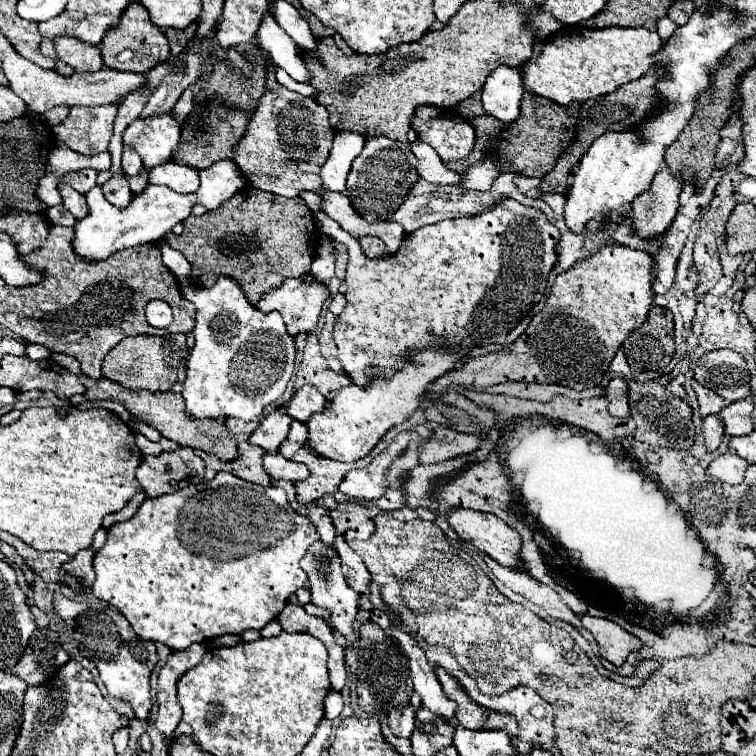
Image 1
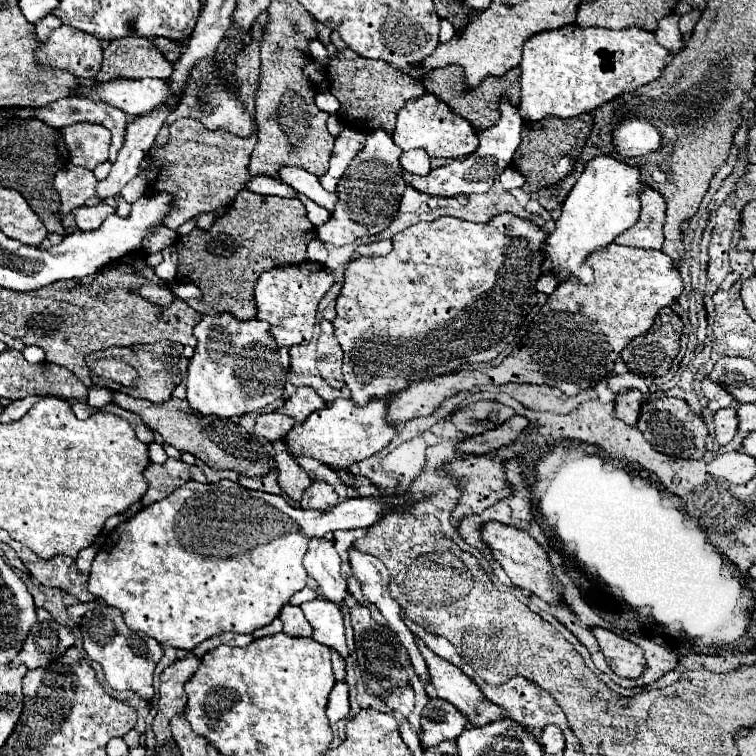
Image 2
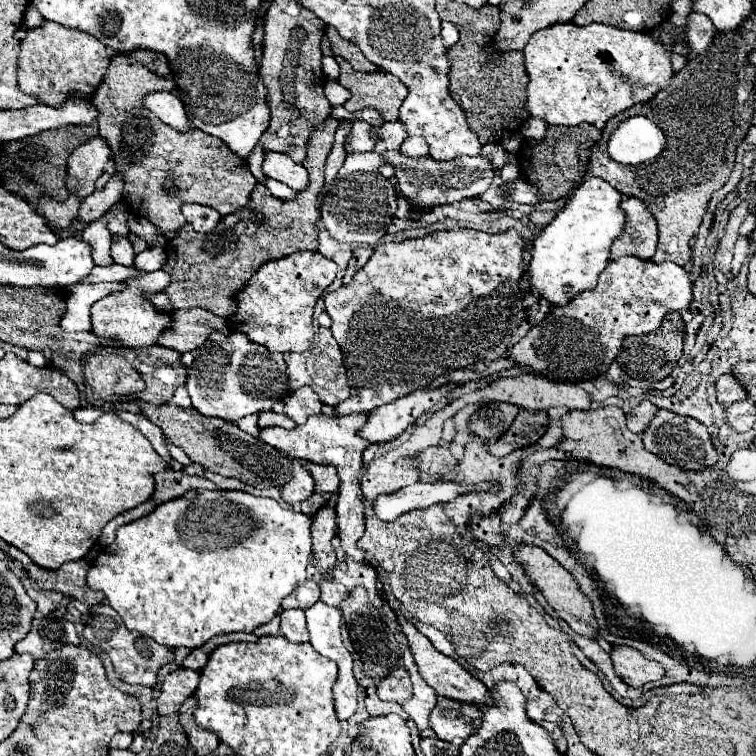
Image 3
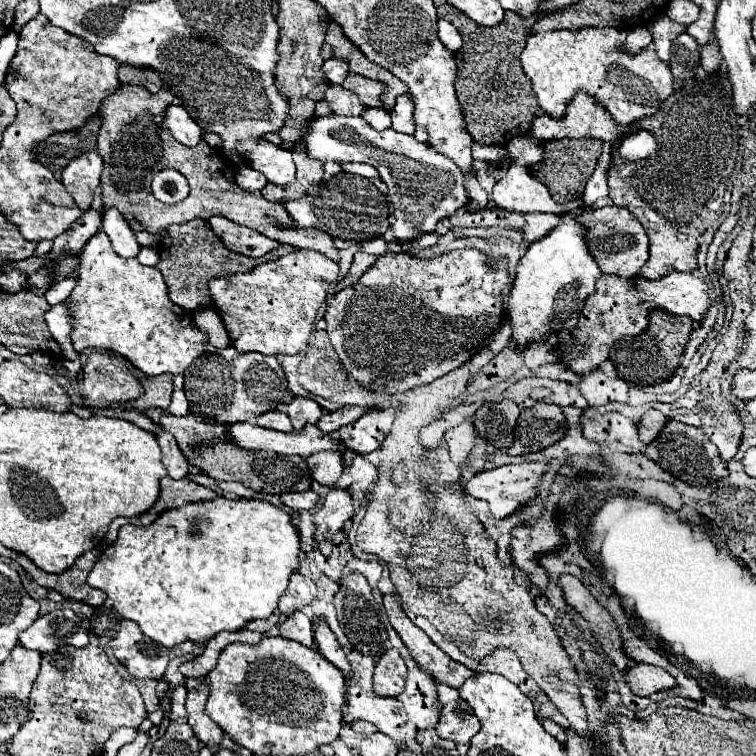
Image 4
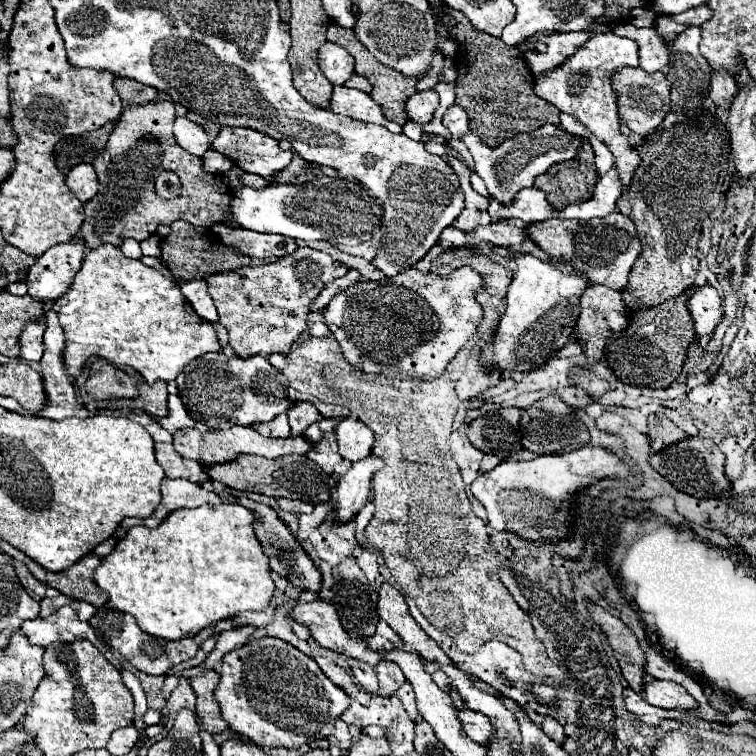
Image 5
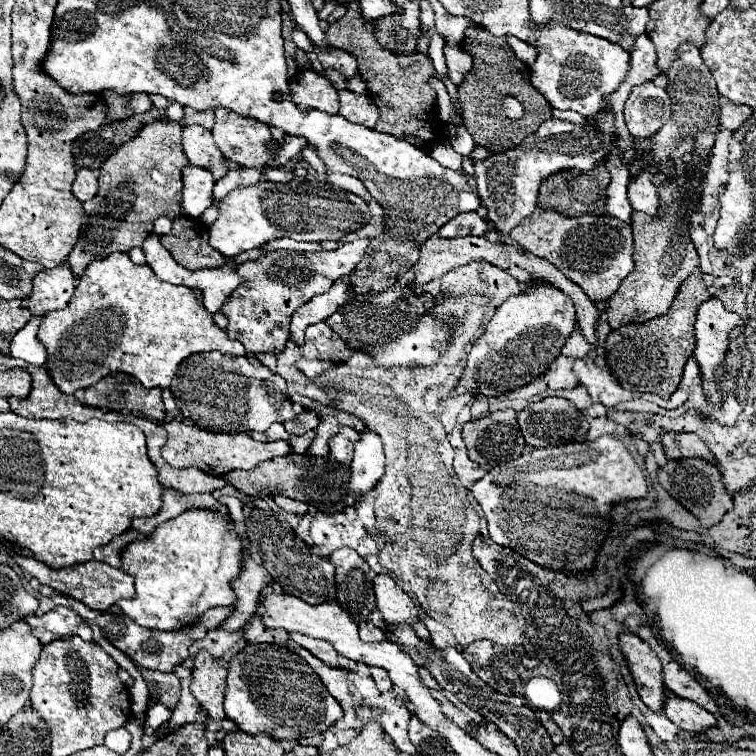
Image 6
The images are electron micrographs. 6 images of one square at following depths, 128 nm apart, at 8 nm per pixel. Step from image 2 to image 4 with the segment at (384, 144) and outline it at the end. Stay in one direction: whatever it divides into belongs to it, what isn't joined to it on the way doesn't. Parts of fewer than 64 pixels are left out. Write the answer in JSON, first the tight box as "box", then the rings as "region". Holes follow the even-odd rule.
{"box":[286,96,412,242],"region":[[[400,96],[394,106],[392,128],[404,134],[412,134],[412,100],[410,96]],[[340,172],[316,188],[308,190],[308,196],[304,200],[292,200],[286,202],[288,214],[294,218],[296,226],[308,226],[308,228],[318,228],[330,236],[342,238],[342,240],[354,240],[354,242],[364,242],[370,238],[380,238],[388,226],[390,226],[390,202],[386,196],[374,186],[364,176],[350,174],[350,172]]]}

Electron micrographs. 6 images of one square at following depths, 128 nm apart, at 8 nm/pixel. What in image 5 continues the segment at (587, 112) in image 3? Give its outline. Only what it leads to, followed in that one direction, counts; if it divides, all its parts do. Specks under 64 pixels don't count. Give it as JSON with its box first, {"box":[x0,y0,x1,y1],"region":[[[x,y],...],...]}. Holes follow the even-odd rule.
{"box":[524,32,670,138],"region":[[[548,32],[538,36],[534,50],[524,54],[534,76],[544,76],[560,68],[578,48],[582,48],[596,32]],[[626,66],[614,72],[612,88],[616,92],[620,120],[624,120],[624,124],[642,138],[656,130],[662,124],[664,116],[670,112],[670,82],[662,72],[646,72],[640,66]]]}

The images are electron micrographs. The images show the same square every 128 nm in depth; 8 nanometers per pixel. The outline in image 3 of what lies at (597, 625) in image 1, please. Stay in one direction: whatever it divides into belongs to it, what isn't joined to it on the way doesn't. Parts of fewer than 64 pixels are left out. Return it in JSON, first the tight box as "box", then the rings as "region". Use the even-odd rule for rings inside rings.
{"box":[610,646,664,688],"region":[[[612,646],[610,658],[614,662],[616,676],[634,688],[640,688],[646,682],[654,682],[664,676],[664,670],[658,662],[644,658],[630,646]]]}

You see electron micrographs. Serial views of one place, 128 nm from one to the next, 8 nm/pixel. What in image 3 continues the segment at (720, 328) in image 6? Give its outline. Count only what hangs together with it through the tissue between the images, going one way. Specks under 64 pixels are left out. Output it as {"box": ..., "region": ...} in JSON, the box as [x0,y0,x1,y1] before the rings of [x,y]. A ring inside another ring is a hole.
{"box":[512,256,692,382],"region":[[[622,256],[618,260],[608,262],[604,272],[598,276],[598,286],[592,290],[584,290],[578,296],[574,296],[566,306],[554,306],[550,308],[546,320],[540,326],[534,326],[514,348],[512,348],[512,358],[514,366],[520,366],[526,372],[534,372],[538,376],[548,378],[550,382],[584,382],[584,380],[594,380],[602,376],[612,360],[618,354],[618,346],[622,344],[624,336],[640,336],[656,330],[662,322],[662,318],[672,312],[672,310],[684,310],[692,302],[692,280],[690,274],[674,264],[674,262],[660,262],[654,264],[652,260],[642,260],[636,256]]]}

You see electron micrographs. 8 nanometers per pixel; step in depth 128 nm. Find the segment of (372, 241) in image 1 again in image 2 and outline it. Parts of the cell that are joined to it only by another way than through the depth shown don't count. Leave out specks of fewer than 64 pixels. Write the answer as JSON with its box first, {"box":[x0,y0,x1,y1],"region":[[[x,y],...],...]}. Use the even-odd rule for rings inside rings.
{"box":[354,240,392,258],"region":[[[378,240],[378,242],[370,242],[370,244],[360,244],[354,250],[354,258],[360,256],[384,256],[388,250],[392,248],[392,240]]]}

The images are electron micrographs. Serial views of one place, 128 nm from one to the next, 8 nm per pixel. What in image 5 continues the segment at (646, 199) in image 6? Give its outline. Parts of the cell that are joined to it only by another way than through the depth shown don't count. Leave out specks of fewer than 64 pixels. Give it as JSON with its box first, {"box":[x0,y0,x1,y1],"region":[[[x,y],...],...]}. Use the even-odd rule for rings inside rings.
{"box":[534,32,640,186],"region":[[[606,32],[606,38],[602,34],[596,34],[592,36],[592,40],[584,44],[584,48],[580,48],[574,54],[574,58],[568,60],[568,64],[564,64],[564,68],[558,68],[556,72],[552,72],[552,76],[538,76],[534,84],[534,92],[540,98],[550,100],[560,112],[574,116],[600,142],[604,142],[614,156],[614,166],[618,170],[620,182],[628,186],[632,172],[640,164],[640,156],[628,144],[628,138],[620,132],[616,96],[610,86],[612,74],[616,72],[616,68],[622,66],[638,66],[638,44],[630,38],[616,36],[614,32]]]}

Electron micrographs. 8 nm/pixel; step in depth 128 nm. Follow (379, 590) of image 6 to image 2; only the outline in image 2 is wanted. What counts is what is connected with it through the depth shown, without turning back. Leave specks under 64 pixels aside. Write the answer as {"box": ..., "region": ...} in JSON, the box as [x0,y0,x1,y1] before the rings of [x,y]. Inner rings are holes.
{"box":[416,638,506,726],"region":[[[416,638],[416,642],[418,642],[418,648],[422,650],[422,656],[424,656],[426,664],[428,664],[430,680],[432,680],[432,686],[434,686],[434,692],[436,692],[438,698],[442,698],[442,700],[450,702],[452,706],[456,706],[458,712],[462,712],[472,726],[482,726],[482,724],[490,724],[490,722],[494,722],[494,720],[502,720],[502,718],[504,718],[504,714],[506,714],[504,708],[488,702],[488,700],[484,698],[484,694],[478,690],[478,686],[476,686],[464,672],[460,672],[456,666],[452,666],[452,664],[446,662],[444,658],[436,656],[430,648],[424,646],[424,642],[422,642],[420,638]]]}

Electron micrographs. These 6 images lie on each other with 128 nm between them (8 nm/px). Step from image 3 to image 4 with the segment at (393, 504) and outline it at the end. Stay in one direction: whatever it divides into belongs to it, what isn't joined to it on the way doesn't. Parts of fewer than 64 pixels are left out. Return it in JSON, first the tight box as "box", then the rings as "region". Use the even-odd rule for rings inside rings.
{"box":[460,462,546,518],"region":[[[532,462],[532,464],[508,464],[508,466],[500,466],[494,470],[486,470],[480,472],[476,476],[472,476],[470,480],[460,478],[460,488],[464,492],[468,492],[474,498],[482,498],[490,504],[490,510],[496,518],[504,518],[508,514],[512,514],[516,510],[516,506],[528,502],[534,494],[536,494],[536,482],[540,478],[540,474],[546,470],[544,462]]]}

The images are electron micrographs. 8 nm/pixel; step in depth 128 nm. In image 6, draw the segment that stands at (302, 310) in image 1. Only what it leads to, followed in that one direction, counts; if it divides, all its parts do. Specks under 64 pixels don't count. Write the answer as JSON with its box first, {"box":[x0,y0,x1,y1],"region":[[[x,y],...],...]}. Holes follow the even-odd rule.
{"box":[220,238,368,354],"region":[[[358,238],[354,242],[346,242],[334,252],[266,252],[266,256],[254,262],[240,264],[236,270],[242,276],[242,284],[226,298],[220,308],[220,312],[228,318],[228,338],[242,342],[248,354],[284,352],[286,342],[290,340],[288,328],[296,308],[304,306],[312,296],[326,292],[336,278],[350,276],[352,266],[356,266],[358,260],[364,256],[366,244],[368,238]]]}

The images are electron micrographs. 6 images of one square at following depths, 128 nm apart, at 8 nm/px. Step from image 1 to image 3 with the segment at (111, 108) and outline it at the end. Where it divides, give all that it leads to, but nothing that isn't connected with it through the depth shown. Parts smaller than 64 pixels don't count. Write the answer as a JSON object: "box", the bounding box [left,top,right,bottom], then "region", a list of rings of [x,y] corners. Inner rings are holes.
{"box":[68,136,110,198],"region":[[[102,136],[90,138],[86,144],[78,146],[68,158],[68,190],[78,190],[80,198],[94,192],[96,178],[104,172],[104,164],[110,158],[110,148]]]}

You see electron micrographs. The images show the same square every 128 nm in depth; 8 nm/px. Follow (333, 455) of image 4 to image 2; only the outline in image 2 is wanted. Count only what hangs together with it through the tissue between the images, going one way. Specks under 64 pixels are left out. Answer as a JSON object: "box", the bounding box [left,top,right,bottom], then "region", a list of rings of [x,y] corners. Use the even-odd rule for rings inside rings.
{"box":[300,480,338,512],"region":[[[314,480],[312,486],[304,492],[304,496],[300,500],[302,508],[316,508],[320,512],[330,510],[336,504],[338,504],[338,496],[336,496],[334,488],[326,482],[320,482],[320,480]]]}

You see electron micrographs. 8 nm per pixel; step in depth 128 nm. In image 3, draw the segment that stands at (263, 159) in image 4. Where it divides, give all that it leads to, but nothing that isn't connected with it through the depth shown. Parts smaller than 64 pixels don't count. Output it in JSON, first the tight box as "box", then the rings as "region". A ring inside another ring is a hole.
{"box":[262,152,308,192],"region":[[[266,152],[262,170],[268,178],[274,178],[274,180],[282,182],[296,192],[308,188],[306,168],[302,164],[292,162],[290,156],[284,156],[284,154],[278,154],[278,152]]]}

